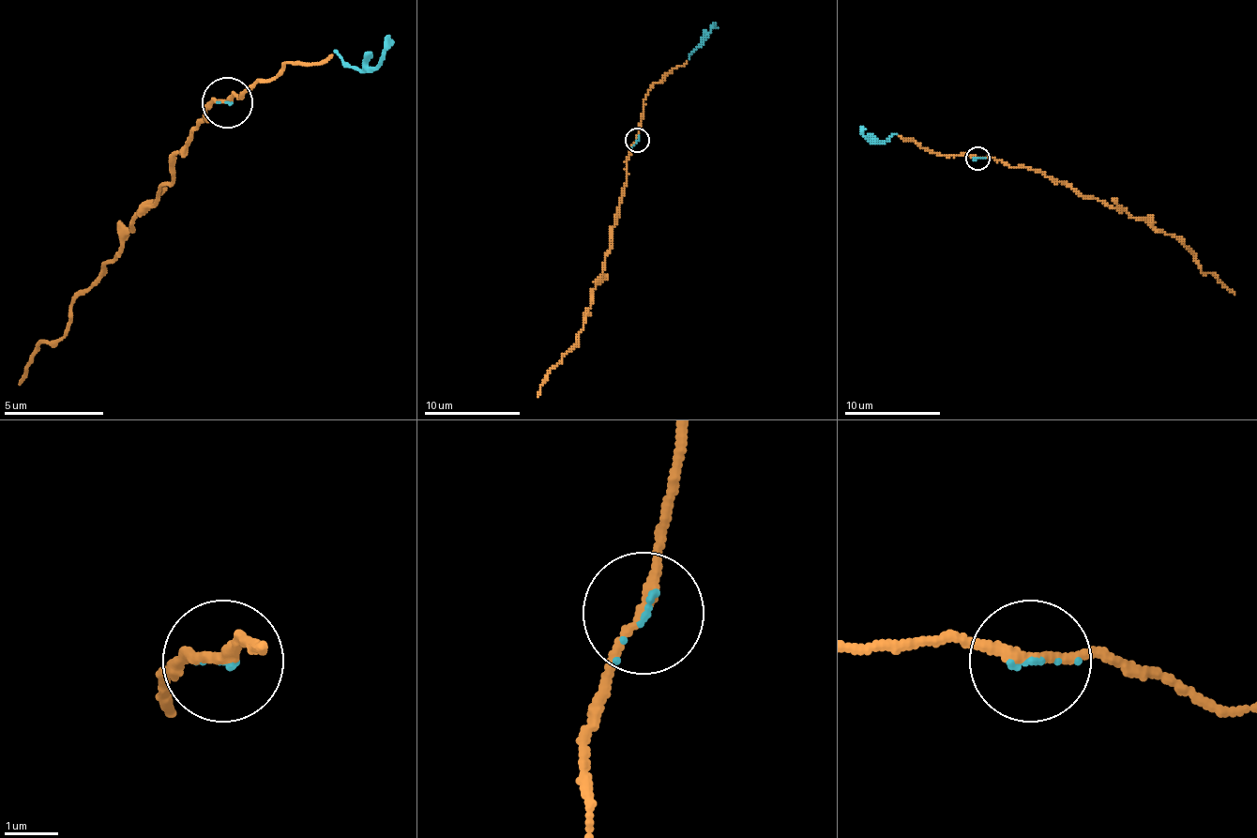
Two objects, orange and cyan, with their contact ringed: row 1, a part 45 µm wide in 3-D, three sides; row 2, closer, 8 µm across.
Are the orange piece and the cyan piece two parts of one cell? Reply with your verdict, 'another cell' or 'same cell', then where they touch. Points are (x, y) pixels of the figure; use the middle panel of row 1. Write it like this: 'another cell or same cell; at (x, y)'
same cell; at (637, 140)

